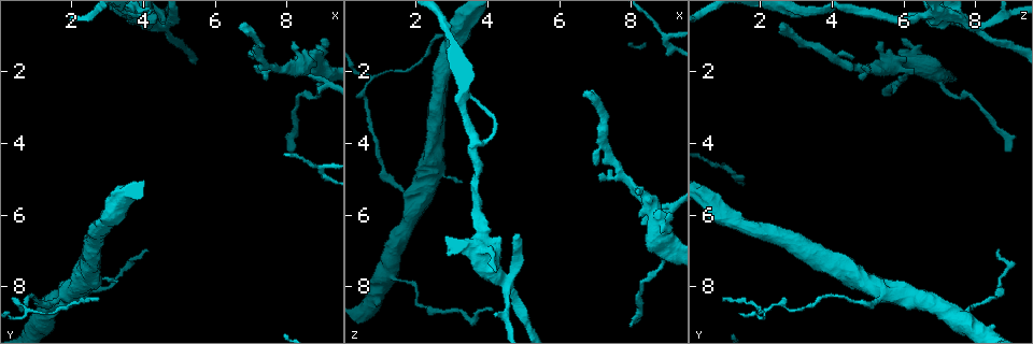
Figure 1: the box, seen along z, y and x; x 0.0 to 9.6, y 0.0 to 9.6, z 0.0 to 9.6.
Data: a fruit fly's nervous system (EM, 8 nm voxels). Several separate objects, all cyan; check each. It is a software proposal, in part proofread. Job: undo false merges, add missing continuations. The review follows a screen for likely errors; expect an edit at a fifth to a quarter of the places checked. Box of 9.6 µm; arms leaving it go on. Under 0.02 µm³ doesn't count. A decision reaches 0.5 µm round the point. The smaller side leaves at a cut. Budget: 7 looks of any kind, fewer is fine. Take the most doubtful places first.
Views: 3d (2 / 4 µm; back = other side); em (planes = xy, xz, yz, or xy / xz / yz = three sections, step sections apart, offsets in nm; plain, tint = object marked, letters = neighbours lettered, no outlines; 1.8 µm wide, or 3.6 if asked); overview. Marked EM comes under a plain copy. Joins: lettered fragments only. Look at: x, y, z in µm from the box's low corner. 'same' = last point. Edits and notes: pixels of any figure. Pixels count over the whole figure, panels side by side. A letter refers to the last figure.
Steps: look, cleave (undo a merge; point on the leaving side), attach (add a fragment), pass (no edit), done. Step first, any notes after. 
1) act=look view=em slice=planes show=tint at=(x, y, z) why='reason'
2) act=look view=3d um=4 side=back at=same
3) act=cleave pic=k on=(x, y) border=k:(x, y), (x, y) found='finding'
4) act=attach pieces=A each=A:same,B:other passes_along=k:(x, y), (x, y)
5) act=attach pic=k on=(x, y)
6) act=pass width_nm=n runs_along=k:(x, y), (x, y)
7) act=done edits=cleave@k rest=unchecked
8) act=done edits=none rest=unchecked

act=look view=3d um=2 at=(4.40, 0.80, 7.95) why='thick turns thin'

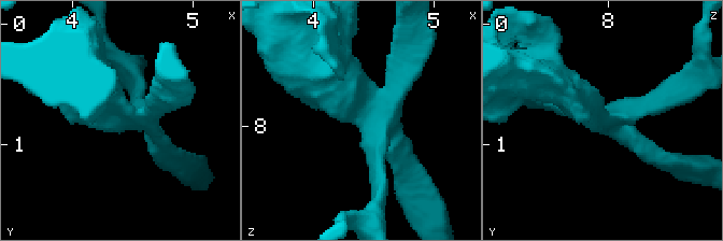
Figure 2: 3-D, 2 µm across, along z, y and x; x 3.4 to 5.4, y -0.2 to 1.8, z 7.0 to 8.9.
act=look view=em slice=xy step=4 show=tint at=(4.44, 0.74, 7.90) arms=4

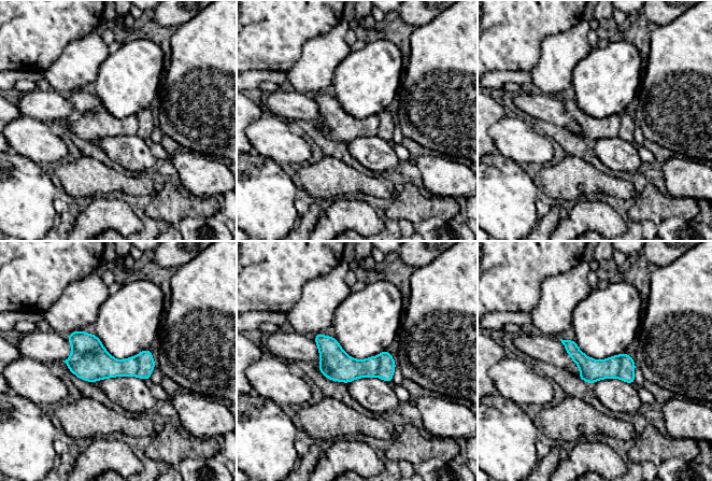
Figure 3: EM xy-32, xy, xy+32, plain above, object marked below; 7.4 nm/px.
act=look view=em slice=xy step=4 show=letters at=same

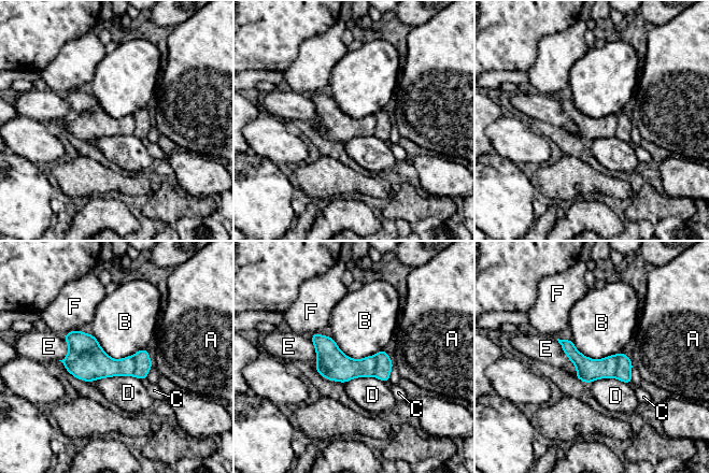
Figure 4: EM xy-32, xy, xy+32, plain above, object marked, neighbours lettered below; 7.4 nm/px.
act=cleave pic=4 on=(624, 366) each=A:other,B:other,C:other,D:other,E:other,F:other border=4:(617, 355), (617, 372), (614, 376) found='two cells meet here'

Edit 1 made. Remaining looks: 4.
act=look view=overview why='redraw'

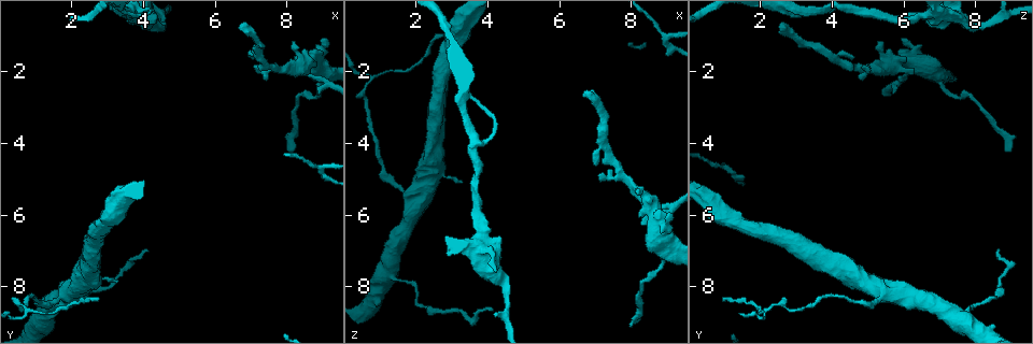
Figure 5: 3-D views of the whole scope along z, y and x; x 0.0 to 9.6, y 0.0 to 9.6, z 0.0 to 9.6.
act=look view=em slice=planes show=letters at=(8.65, 2.00, 6.05) why='two arms at a narrow angle'

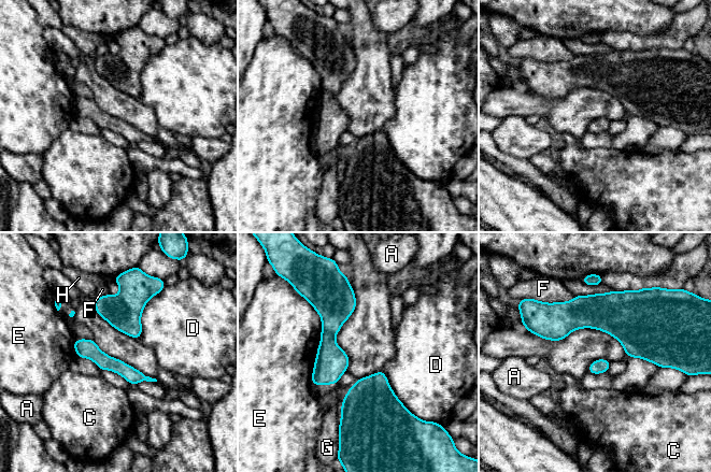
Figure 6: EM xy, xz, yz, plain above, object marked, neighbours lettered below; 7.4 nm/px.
act=pass width_nm=110 each=A:other,C:other,D:other,E:other,F:other,G:other,H:other runs_along=6:(346, 289), (314, 382) found='continuous, no second cell'

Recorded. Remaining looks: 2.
act=look view=em slice=yz step=16 show=letters at=(6.70, 0.80, 2.60) why='free end'

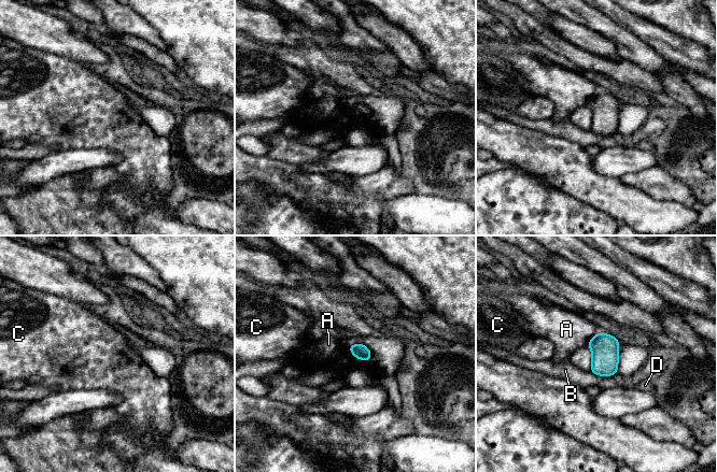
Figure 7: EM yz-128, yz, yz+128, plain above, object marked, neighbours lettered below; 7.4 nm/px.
act=look view=em slice=planes show=letters at=same

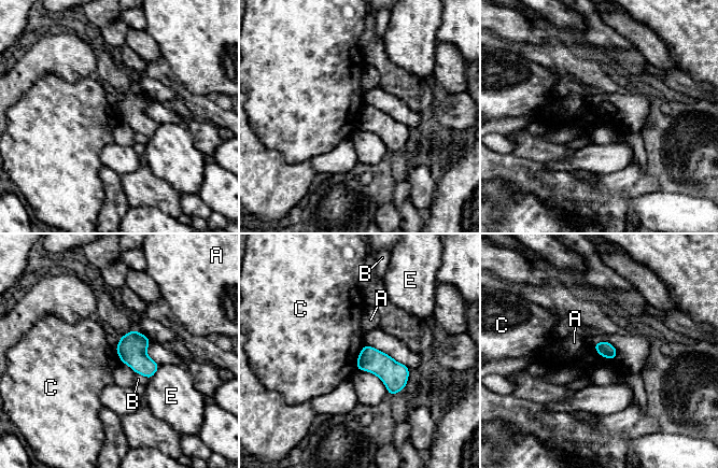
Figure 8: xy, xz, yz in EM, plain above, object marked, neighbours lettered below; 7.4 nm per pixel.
act=pass each=A:other,B:other,C:other,E:other border=8:(592, 345), (602, 356), (615, 359) found='no lettered fragment goes on from it'

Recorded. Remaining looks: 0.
act=done edits=cleave@4 rest=unchecked

